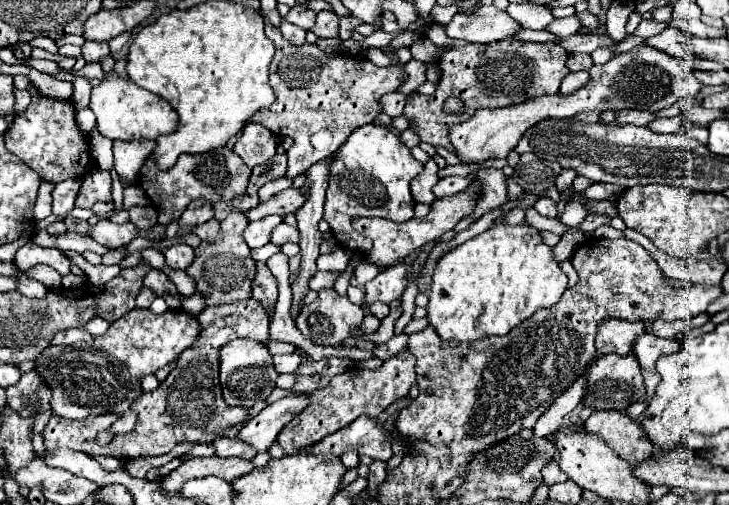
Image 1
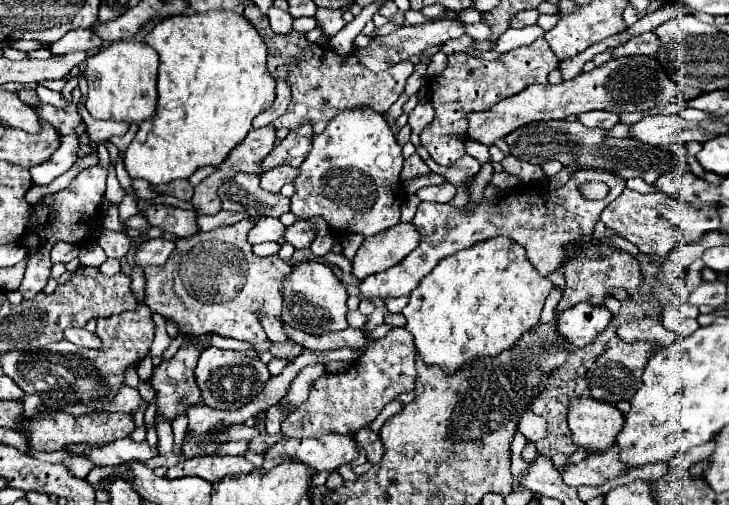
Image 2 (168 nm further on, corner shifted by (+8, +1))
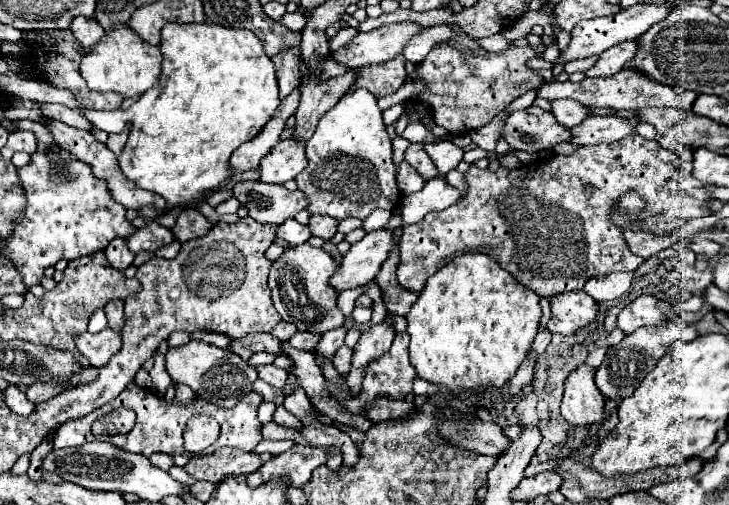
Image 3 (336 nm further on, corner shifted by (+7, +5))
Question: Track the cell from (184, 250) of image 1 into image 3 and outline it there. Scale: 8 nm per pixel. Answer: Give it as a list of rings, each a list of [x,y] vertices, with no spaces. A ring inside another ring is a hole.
[[[148,222],[144,224],[142,228],[138,228],[134,234],[130,234],[126,238],[126,244],[132,252],[142,252],[142,250],[148,250],[148,252],[156,252],[160,246],[166,246],[170,244],[174,238],[172,238],[172,232],[164,226],[160,226],[158,222]]]

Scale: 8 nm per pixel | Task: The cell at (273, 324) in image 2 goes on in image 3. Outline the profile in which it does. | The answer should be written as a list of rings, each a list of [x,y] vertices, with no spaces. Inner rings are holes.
[[[278,322],[272,330],[270,330],[270,334],[272,336],[276,336],[278,340],[290,340],[290,336],[296,332],[296,328],[290,324],[290,322]]]

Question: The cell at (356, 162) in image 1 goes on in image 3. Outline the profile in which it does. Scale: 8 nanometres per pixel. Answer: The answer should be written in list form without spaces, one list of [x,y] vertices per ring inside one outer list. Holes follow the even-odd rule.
[[[364,88],[346,92],[340,98],[340,102],[320,118],[314,136],[306,144],[306,156],[308,156],[308,166],[296,176],[296,184],[298,190],[302,190],[310,200],[308,212],[312,214],[324,214],[336,220],[346,220],[346,218],[364,220],[376,208],[394,210],[402,198],[396,186],[396,168],[392,164],[392,142],[382,122],[382,110],[376,104],[376,96]]]

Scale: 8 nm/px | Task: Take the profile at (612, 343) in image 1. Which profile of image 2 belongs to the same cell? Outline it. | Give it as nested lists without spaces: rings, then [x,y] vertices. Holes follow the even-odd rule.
[[[581,302],[559,316],[559,332],[577,348],[587,346],[601,330],[609,326],[613,314],[605,306],[591,306]]]

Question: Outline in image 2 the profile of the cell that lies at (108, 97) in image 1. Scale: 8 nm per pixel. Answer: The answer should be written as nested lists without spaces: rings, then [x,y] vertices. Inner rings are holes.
[[[119,40],[103,48],[99,54],[87,58],[87,70],[85,78],[89,82],[89,94],[87,94],[87,110],[93,118],[97,120],[117,120],[117,122],[127,122],[127,124],[141,124],[143,120],[151,120],[155,114],[155,104],[157,104],[157,66],[159,66],[159,56],[157,52],[143,44],[143,42],[127,42]]]

